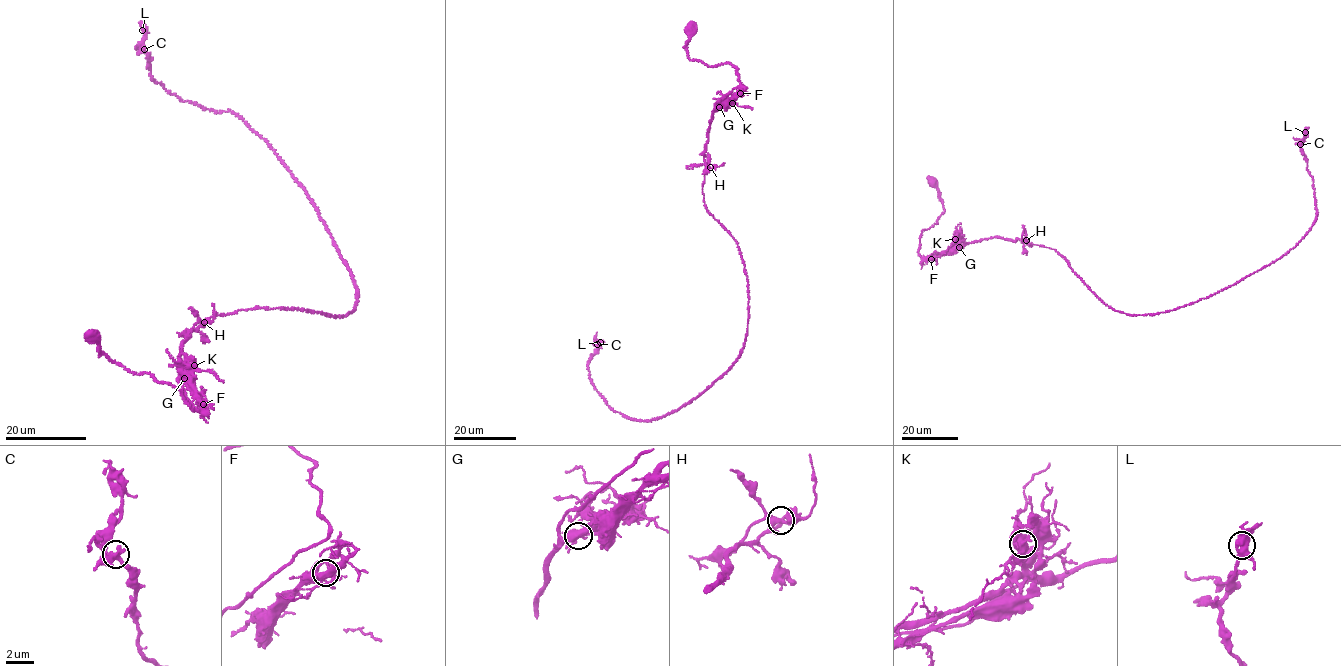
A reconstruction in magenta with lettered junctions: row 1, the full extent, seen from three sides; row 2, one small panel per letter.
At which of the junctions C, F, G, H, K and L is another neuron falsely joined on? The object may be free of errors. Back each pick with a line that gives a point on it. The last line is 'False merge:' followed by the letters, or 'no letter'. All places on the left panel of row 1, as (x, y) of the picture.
F: Place: (203, 404)
False merge: F

